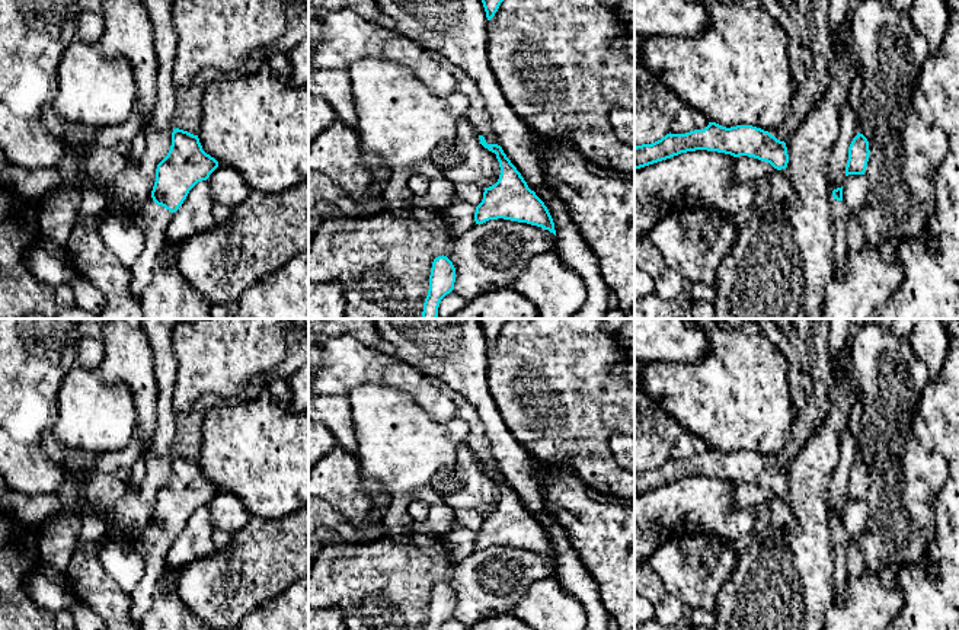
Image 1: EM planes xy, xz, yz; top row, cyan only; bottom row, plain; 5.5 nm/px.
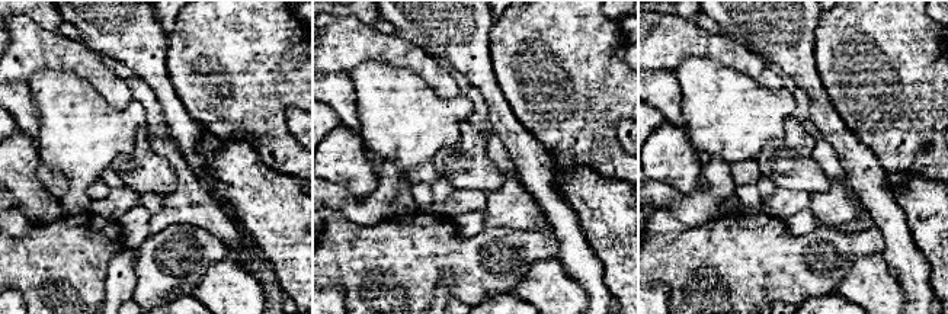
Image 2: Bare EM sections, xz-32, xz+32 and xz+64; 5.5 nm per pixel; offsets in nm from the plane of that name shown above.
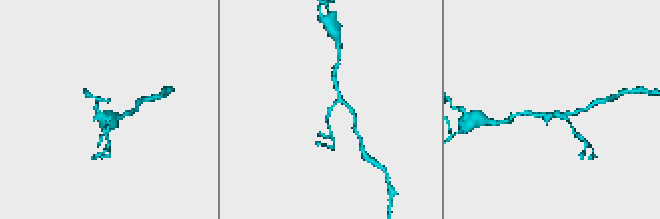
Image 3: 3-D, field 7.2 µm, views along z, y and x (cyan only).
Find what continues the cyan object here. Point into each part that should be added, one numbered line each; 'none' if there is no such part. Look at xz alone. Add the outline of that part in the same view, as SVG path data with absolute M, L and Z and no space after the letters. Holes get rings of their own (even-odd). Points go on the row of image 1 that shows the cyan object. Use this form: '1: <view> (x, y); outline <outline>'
none

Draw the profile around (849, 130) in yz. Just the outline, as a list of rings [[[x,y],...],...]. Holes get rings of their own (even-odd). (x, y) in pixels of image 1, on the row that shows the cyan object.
[[[845,102],[840,111],[840,131],[829,156],[827,175],[829,192],[844,185],[848,147],[857,134],[859,128],[854,111]]]

